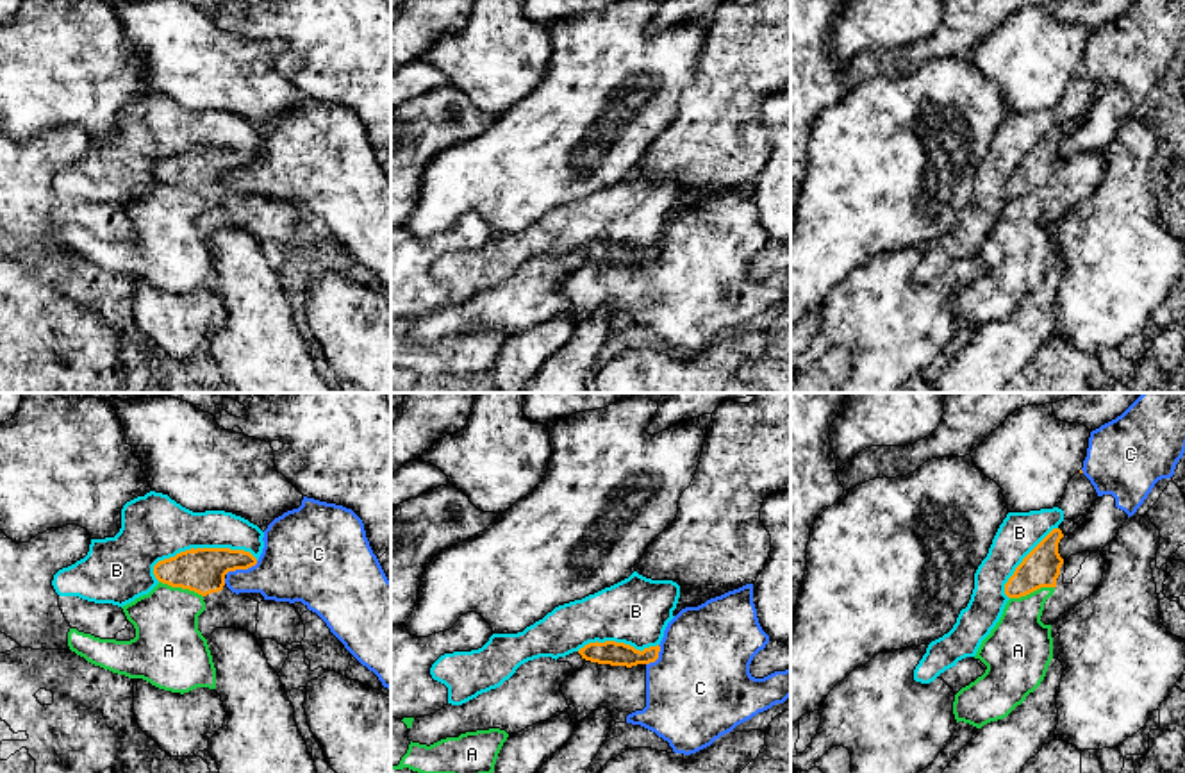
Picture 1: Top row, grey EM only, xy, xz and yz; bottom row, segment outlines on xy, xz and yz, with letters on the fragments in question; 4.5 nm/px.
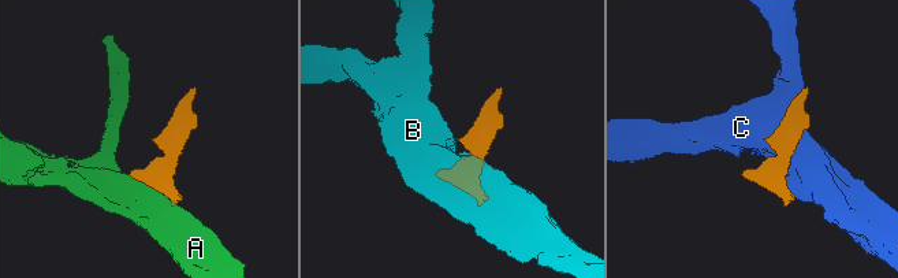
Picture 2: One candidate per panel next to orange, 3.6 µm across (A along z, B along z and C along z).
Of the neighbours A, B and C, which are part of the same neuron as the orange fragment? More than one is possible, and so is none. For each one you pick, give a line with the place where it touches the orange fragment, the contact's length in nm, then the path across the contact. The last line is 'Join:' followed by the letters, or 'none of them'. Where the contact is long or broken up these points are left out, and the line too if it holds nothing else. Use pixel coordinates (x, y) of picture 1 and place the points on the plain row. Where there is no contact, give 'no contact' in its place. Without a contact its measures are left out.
Join: none of them

